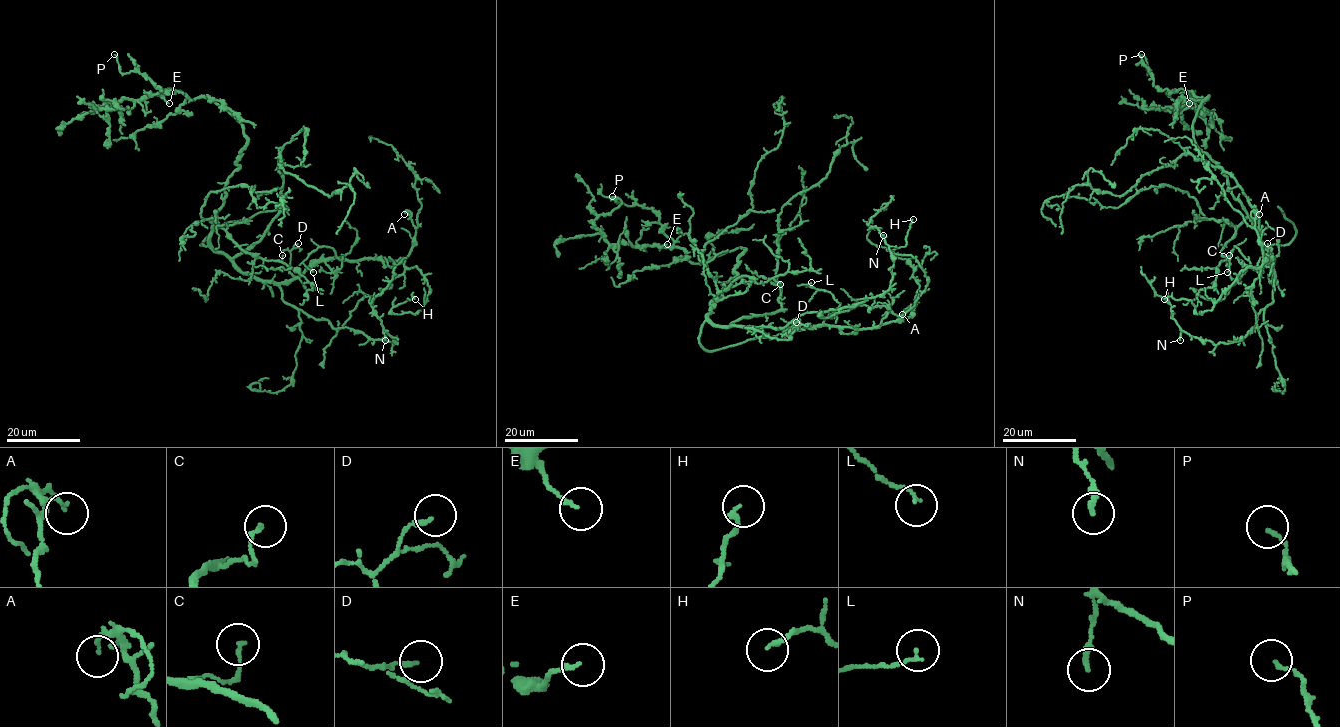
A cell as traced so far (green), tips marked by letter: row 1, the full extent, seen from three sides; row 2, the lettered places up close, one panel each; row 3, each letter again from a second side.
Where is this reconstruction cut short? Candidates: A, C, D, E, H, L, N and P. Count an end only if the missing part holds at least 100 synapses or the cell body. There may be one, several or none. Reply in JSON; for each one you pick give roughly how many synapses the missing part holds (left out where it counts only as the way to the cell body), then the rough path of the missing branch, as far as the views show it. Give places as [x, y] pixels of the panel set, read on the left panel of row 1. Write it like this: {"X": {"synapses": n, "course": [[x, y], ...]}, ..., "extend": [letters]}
{"extend": []}

